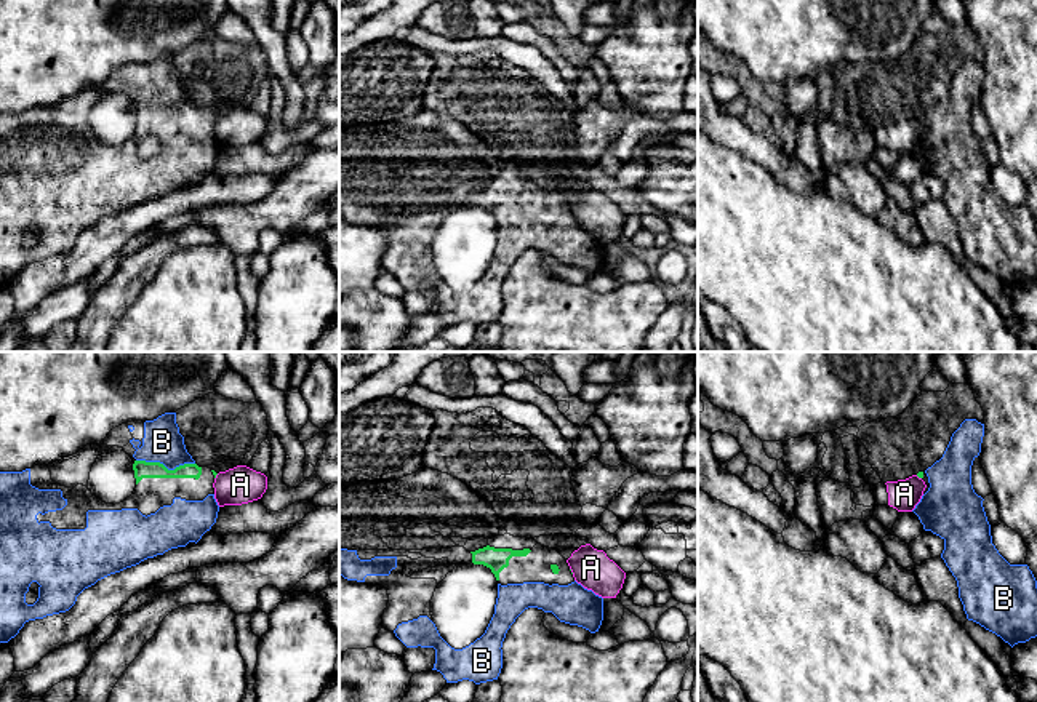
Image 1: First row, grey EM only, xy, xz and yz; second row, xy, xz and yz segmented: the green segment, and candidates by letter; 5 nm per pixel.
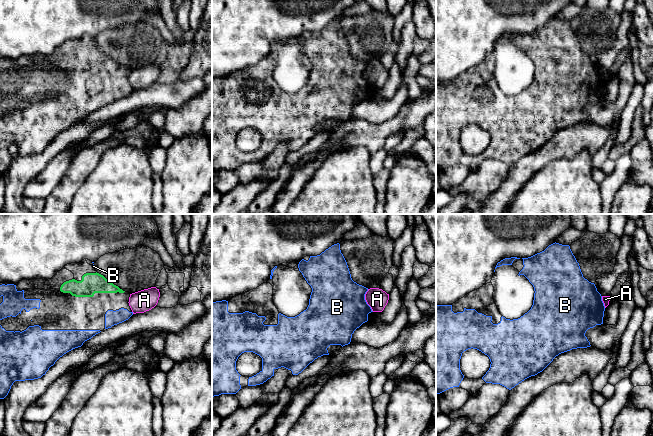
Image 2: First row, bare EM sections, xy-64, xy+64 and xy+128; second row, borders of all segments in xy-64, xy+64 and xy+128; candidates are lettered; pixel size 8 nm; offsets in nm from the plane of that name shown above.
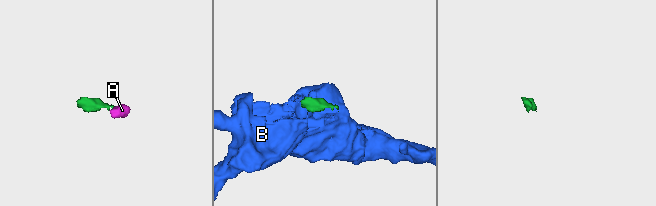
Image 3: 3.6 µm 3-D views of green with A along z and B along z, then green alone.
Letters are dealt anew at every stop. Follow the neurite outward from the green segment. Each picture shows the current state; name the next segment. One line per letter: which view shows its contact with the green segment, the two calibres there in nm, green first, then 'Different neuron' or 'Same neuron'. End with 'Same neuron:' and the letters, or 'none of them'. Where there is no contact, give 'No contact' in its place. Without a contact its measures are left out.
A: Touches green in xy. Thickness 20 nm (green) against 190 nm. Different neuron
B: Touches green in xy. Thickness 90 nm (green) against 200 nm. Same neuron
Same neuron: B

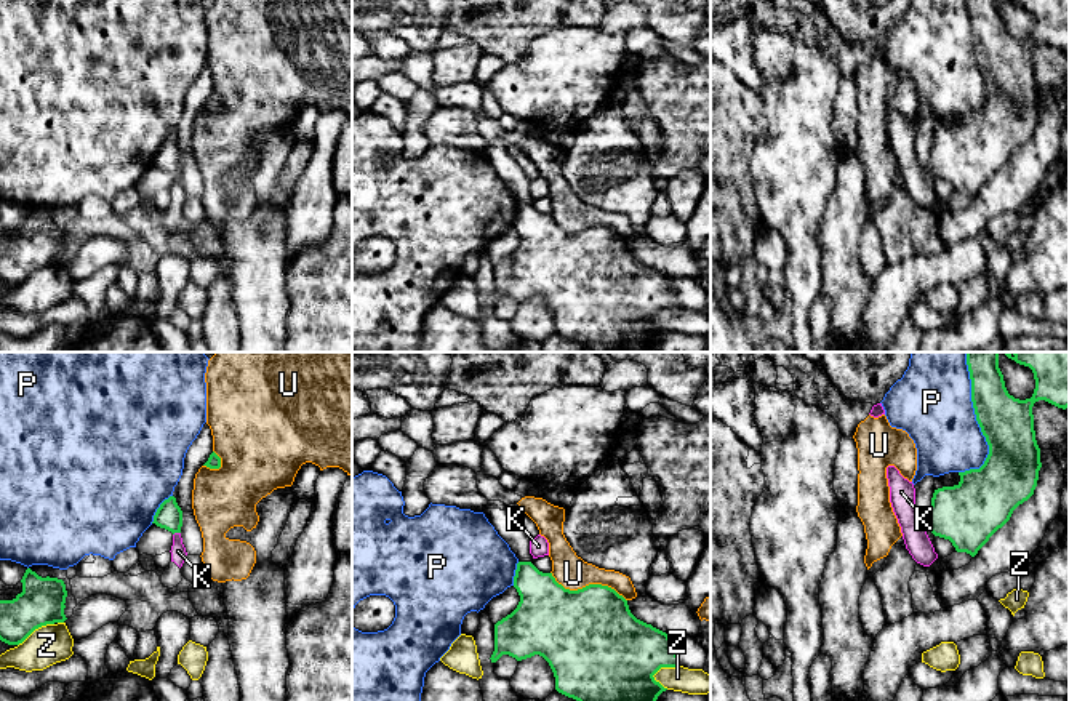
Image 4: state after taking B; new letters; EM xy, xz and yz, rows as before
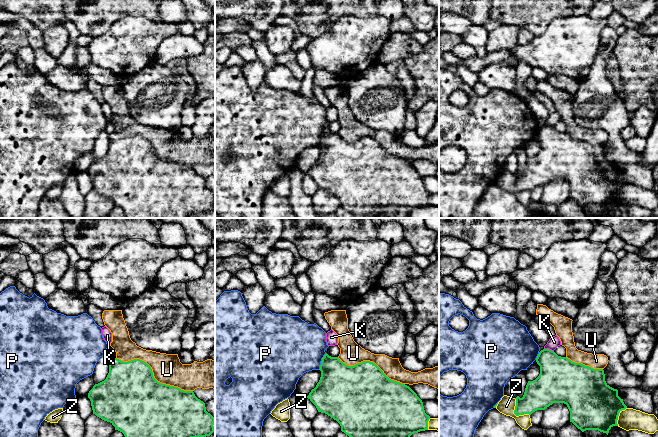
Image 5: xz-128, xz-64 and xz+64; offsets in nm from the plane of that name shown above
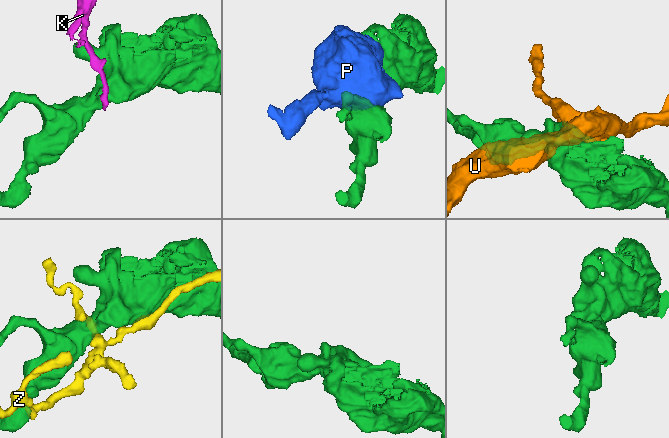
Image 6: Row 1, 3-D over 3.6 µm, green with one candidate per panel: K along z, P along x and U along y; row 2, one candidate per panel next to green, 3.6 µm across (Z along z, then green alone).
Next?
K: Touches green in xy. Thickness 140 nm (green) against 80 nm. Different neuron
P: Touches green in yz. Thickness 260 nm (green) against 400 nm. Different neuron
U: Touches green in xz. Thickness 480 nm (green) against 170 nm. Different neuron
Z: Touches green in xz. Thickness 420 nm (green) against 130 nm. Different neuron
Same neuron: none of them

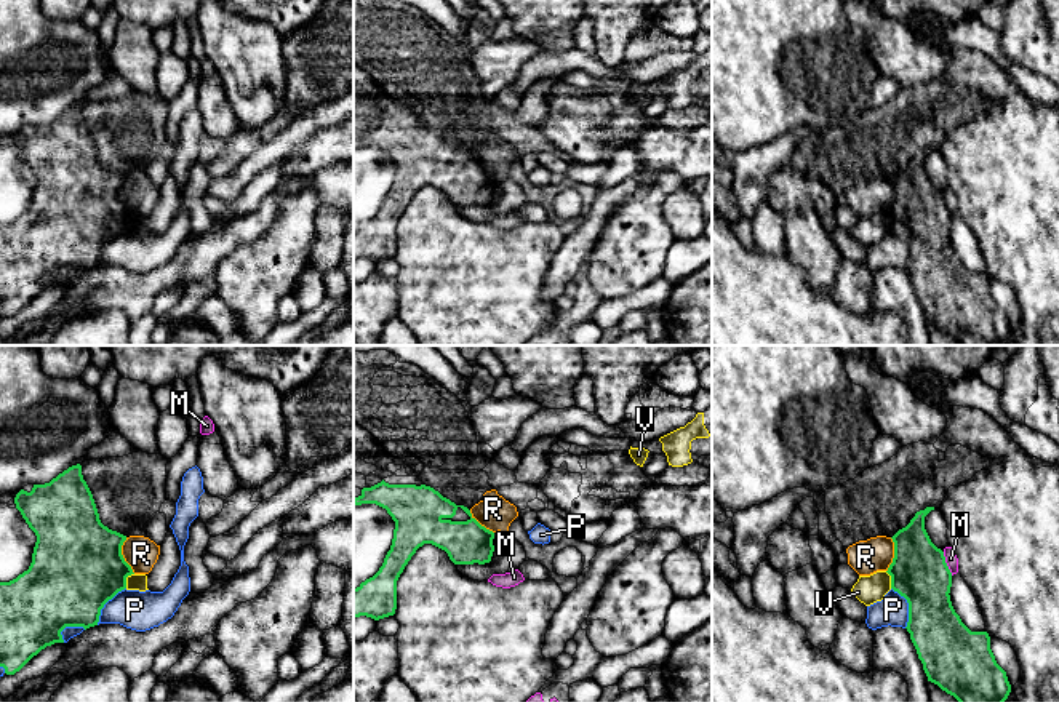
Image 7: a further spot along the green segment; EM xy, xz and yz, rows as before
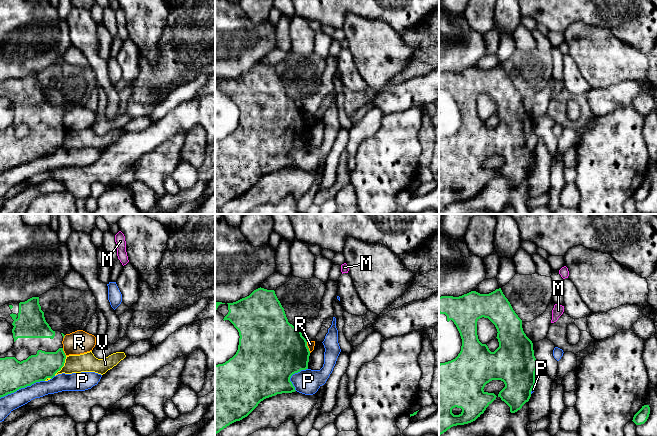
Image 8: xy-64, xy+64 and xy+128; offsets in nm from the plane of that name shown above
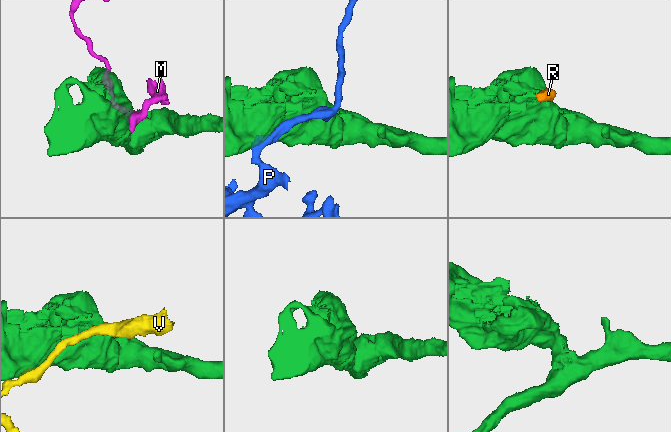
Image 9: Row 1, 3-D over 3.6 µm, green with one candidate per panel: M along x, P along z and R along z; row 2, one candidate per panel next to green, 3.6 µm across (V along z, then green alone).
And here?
M: Touches green in yz. Thickness 280 nm (green) against 60 nm. Different neuron
P: Touches green in yz. Thickness 280 nm (green) against 160 nm. Different neuron
R: Touches green in xy. Thickness 460 nm (green) against 170 nm. Different neuron
V: Touches green in xy. Thickness 460 nm (green) against 80 nm. Different neuron
Same neuron: none of them

